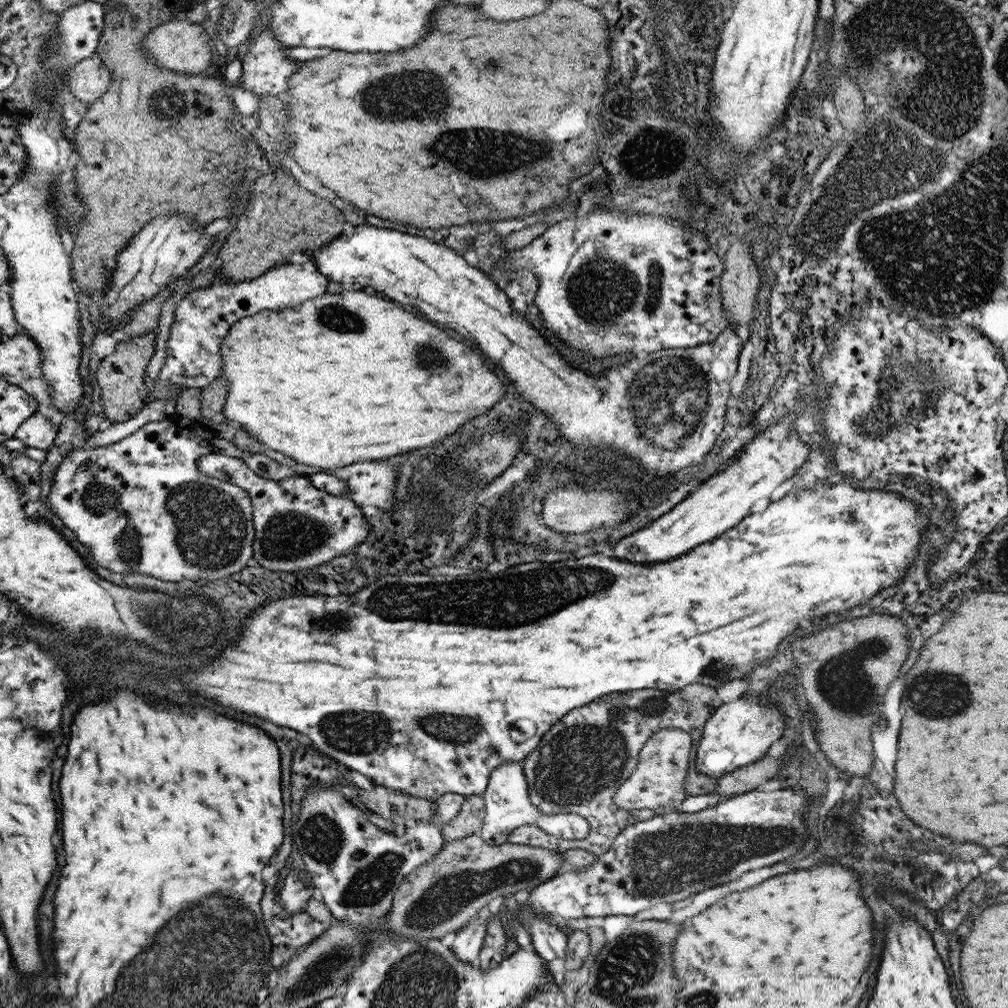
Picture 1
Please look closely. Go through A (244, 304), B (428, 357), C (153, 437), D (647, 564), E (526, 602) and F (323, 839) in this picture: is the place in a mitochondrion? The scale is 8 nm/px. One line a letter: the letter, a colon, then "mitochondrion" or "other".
A: other
B: mitochondrion
C: other
D: other
E: mitochondrion
F: mitochondrion

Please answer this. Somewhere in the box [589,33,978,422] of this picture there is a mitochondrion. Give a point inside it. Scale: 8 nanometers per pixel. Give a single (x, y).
(948, 298)

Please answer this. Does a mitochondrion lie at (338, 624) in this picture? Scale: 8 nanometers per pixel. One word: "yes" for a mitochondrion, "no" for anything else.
yes

